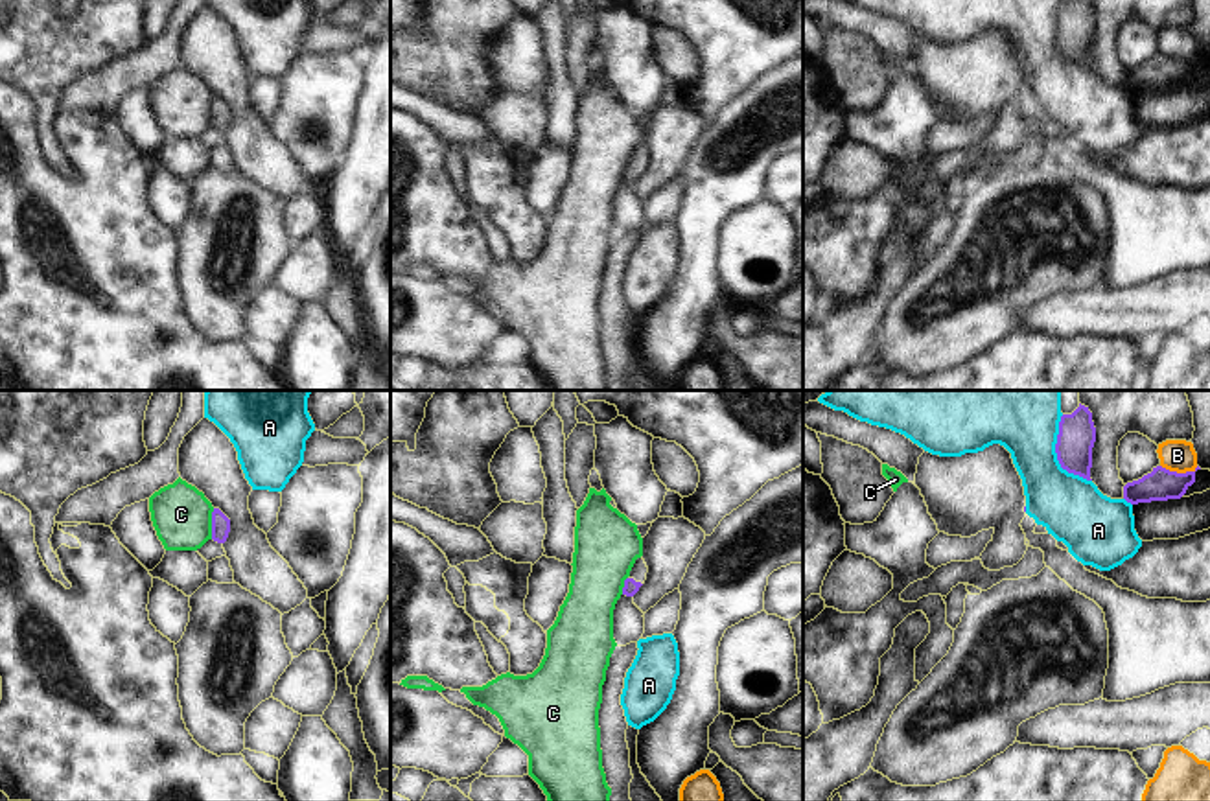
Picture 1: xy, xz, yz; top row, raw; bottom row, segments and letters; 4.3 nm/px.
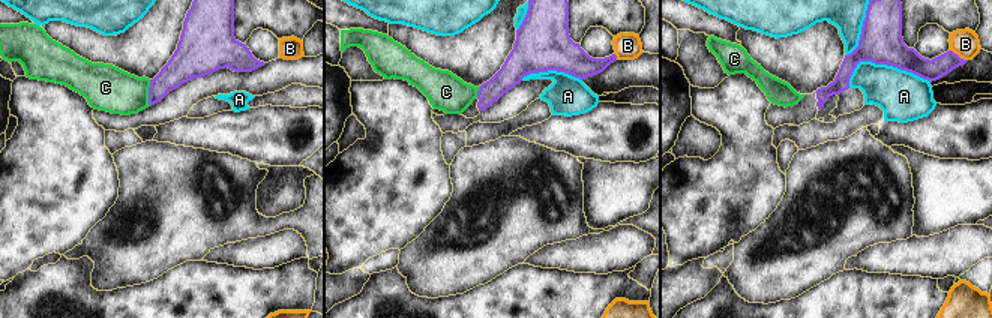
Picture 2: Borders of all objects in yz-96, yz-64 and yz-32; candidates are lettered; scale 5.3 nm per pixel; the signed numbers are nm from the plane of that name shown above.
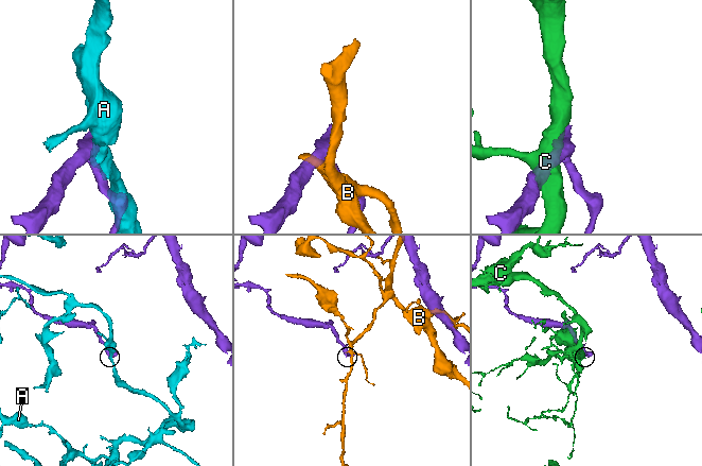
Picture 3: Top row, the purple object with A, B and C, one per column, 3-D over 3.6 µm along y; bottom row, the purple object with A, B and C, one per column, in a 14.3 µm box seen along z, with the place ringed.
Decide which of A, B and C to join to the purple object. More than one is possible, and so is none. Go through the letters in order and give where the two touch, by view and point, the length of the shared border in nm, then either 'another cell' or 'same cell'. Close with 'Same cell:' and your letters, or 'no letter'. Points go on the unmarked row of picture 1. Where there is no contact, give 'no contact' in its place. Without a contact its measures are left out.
A: yz (1058, 43) | 320 nm | another cell
B: yz (1179, 61) | 170 nm | another cell
C: xy (212, 111) | 140 nm | another cell
Same cell: no letter

